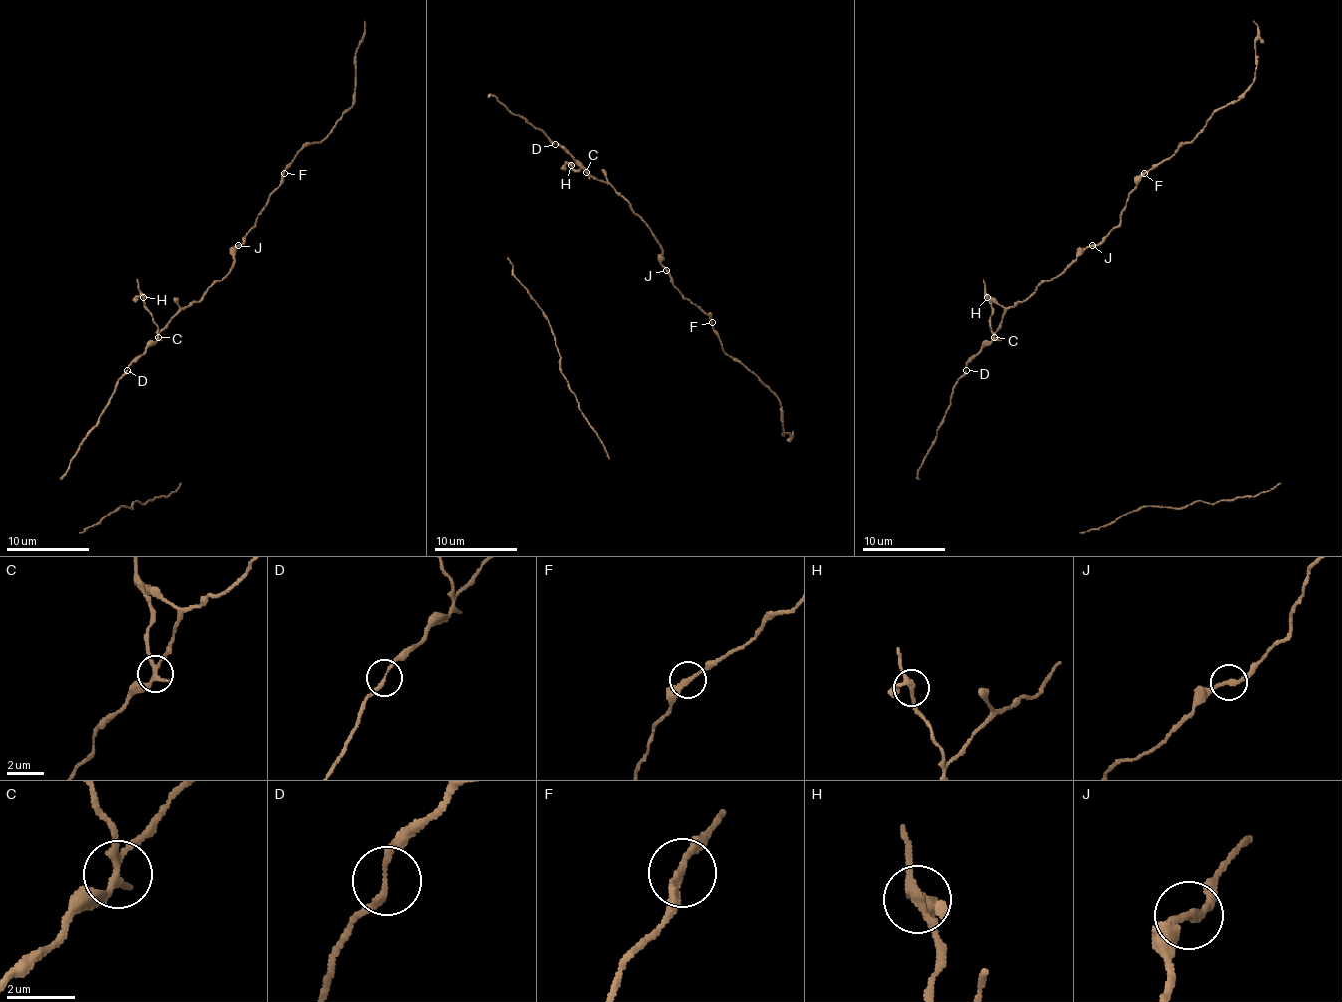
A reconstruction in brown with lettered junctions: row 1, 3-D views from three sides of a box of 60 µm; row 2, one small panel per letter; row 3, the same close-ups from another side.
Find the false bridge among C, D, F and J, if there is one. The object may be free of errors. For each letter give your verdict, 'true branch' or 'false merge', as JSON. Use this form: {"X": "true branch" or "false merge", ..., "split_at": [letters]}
{"C": "false merge", "D": "true branch", "F": "true branch", "J": "true branch", "split_at": ["C"]}

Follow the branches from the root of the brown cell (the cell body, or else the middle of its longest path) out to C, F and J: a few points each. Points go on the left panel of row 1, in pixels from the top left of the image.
C: (127, 368), (158, 336)
F: (127, 368), (174, 316), (230, 270), (232, 250), (242, 243), (284, 173)
J: (127, 368), (174, 316), (197, 301), (230, 270), (234, 260), (232, 250), (238, 245)

